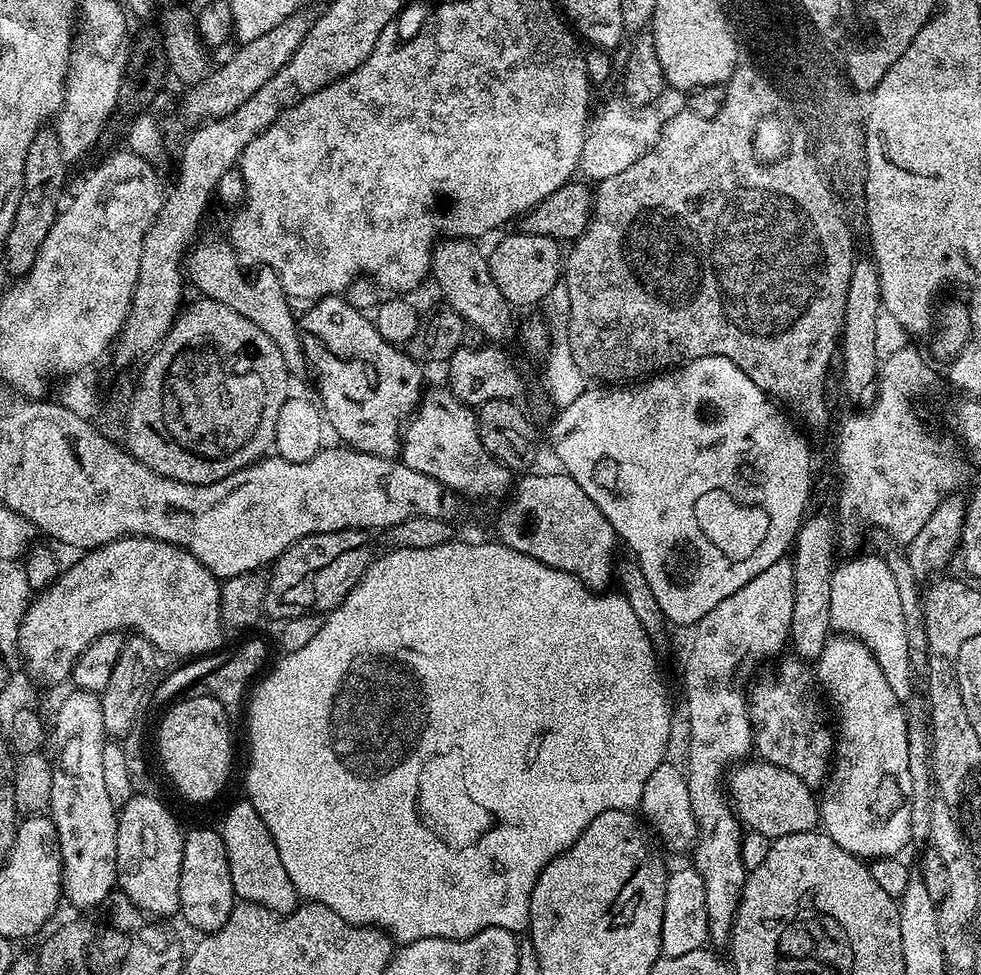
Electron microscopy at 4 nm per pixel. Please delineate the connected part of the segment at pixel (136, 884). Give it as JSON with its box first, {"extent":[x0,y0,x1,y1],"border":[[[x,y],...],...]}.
{"extent":[116,794,185,918],"border":[[[134,794],[124,808],[119,809],[118,854],[116,883],[123,899],[135,904],[152,918],[176,916],[180,911],[178,878],[182,874],[182,846],[185,829],[176,816],[160,800],[146,794]]]}

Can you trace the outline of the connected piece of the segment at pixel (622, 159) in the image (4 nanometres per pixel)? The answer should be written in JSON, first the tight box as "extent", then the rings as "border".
{"extent":[579,98,662,182],"border":[[[620,98],[610,101],[597,116],[595,113],[584,134],[579,175],[589,176],[584,178],[592,182],[605,180],[619,174],[621,170],[626,170],[626,166],[632,166],[639,156],[654,147],[656,139],[660,136],[662,120],[661,117],[643,114],[645,114],[643,111],[633,110]]]}

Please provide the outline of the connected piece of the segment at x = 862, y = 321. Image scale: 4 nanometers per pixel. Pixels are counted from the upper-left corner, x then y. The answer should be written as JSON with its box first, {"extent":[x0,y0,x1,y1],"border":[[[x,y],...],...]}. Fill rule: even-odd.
{"extent":[840,258,882,406],"border":[[[857,258],[852,262],[850,286],[846,290],[844,329],[840,332],[842,360],[844,356],[844,388],[856,406],[867,406],[876,400],[876,382],[880,378],[882,352],[876,349],[876,311],[881,311],[880,279],[876,261]]]}

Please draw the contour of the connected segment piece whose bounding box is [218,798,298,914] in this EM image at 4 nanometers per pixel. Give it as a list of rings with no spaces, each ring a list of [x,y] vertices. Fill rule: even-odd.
[[[240,798],[237,804],[229,806],[224,821],[218,824],[218,831],[226,846],[230,882],[234,882],[237,901],[266,906],[266,910],[281,914],[294,911],[298,906],[294,882],[290,882],[290,874],[286,874],[286,866],[282,866],[278,846],[274,846],[274,838],[270,830],[266,830],[266,822],[262,822],[258,810],[254,810],[247,798]]]

